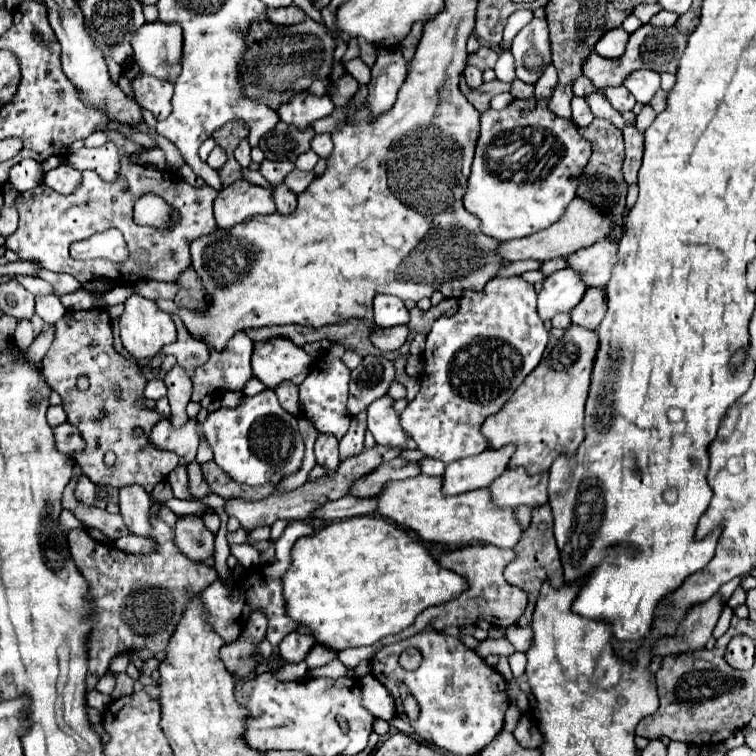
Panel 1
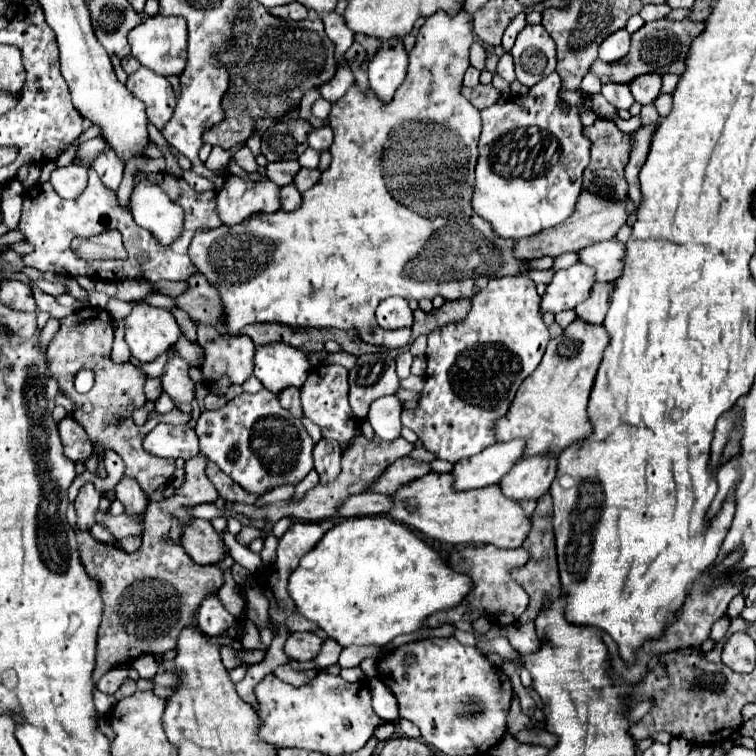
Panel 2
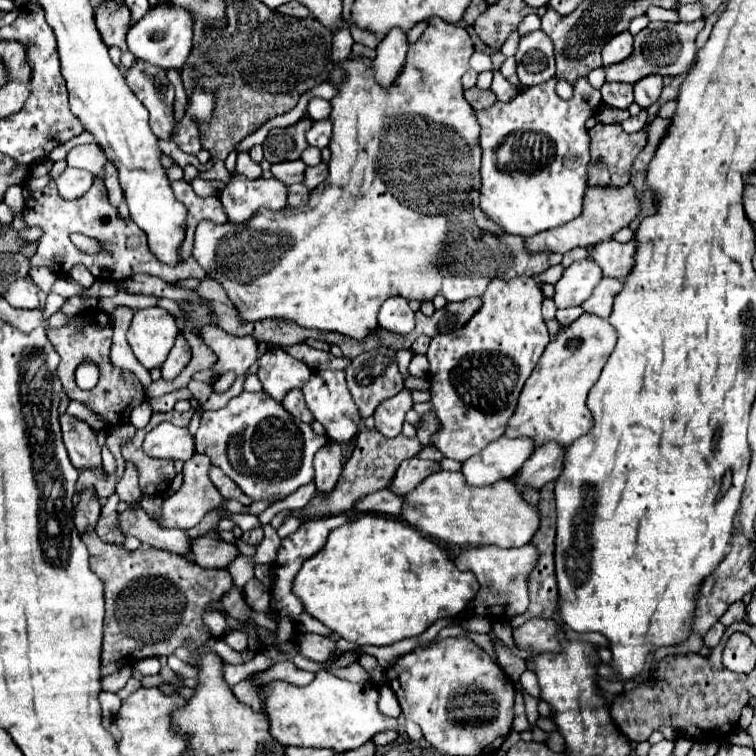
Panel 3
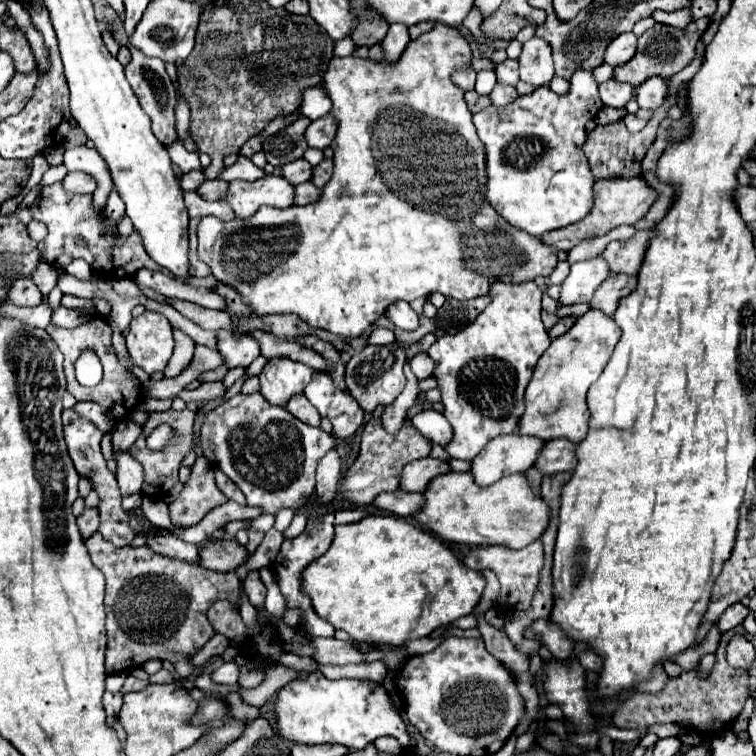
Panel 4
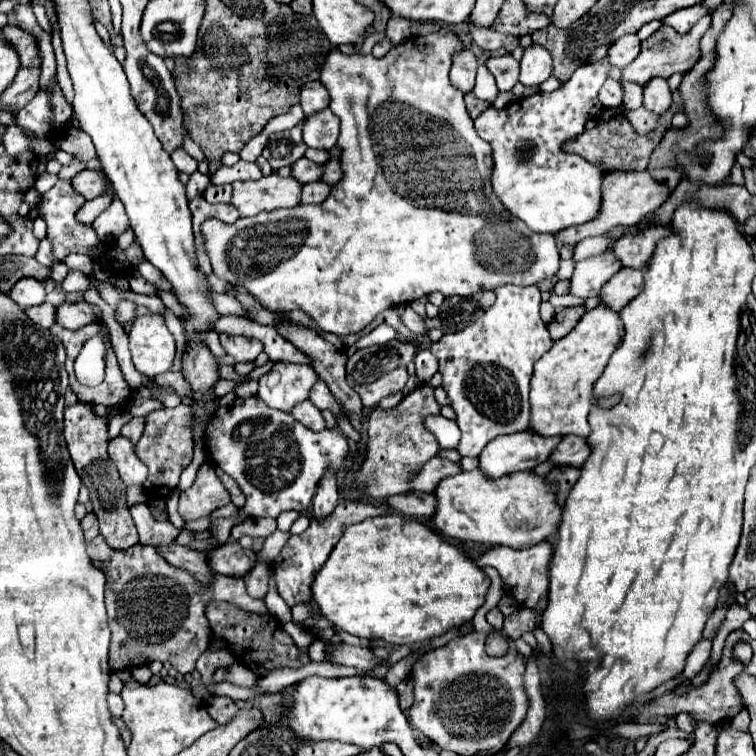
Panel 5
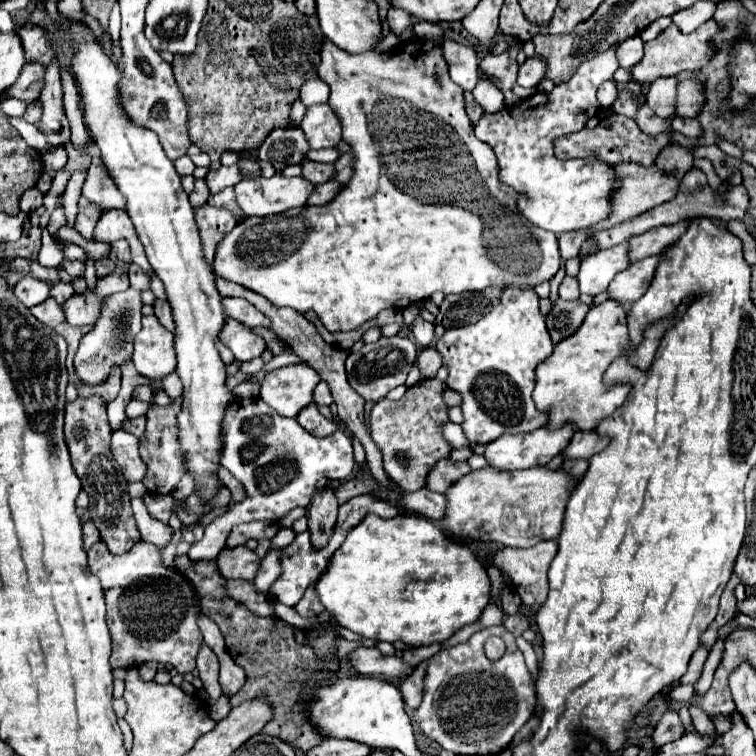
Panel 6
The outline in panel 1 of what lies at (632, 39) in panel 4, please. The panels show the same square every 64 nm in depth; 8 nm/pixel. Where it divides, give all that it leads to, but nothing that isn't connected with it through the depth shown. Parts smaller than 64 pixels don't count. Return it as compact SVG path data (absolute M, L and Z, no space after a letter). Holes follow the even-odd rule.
M614 28L602 36L596 44L596 52L604 58L618 58L624 54L628 44L628 32L624 28Z

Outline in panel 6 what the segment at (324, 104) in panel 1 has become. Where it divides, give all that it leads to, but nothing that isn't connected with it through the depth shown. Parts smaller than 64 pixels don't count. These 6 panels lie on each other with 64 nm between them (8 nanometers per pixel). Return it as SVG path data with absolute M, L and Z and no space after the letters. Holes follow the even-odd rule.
M314 78L314 80L308 80L306 84L302 84L302 90L300 90L300 100L304 102L304 106L314 106L314 104L324 104L328 102L328 84L322 82L320 78Z

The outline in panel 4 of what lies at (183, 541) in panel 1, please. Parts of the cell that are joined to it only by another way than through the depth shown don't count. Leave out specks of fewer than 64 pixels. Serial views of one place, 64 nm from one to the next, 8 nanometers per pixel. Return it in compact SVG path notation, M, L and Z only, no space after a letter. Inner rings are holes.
M222 540L202 548L200 566L214 572L234 572L248 560L248 550L234 540Z

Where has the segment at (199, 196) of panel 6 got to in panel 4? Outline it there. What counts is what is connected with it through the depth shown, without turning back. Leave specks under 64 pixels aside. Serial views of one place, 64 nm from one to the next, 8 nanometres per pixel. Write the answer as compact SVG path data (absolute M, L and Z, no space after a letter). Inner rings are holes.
M192 170L192 172L184 174L184 178L180 180L180 184L182 184L182 188L184 188L186 192L194 192L194 190L198 190L198 186L200 186L204 180L206 180L206 178L204 178L204 174L202 174L200 170Z

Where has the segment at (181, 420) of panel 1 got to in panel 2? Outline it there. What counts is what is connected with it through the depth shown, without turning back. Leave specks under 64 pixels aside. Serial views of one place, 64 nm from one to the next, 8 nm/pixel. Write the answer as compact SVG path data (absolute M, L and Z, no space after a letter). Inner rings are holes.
M170 348L168 352L168 362L162 374L162 386L164 392L168 392L174 400L174 404L180 402L192 402L194 396L194 382L188 376L190 364L176 352L176 348Z

